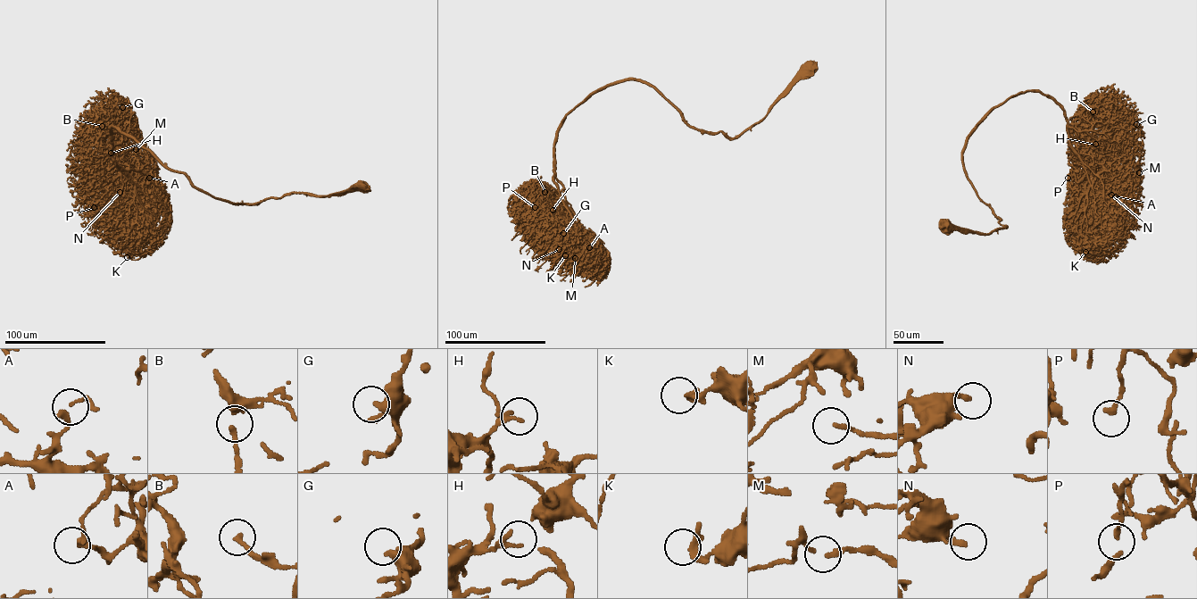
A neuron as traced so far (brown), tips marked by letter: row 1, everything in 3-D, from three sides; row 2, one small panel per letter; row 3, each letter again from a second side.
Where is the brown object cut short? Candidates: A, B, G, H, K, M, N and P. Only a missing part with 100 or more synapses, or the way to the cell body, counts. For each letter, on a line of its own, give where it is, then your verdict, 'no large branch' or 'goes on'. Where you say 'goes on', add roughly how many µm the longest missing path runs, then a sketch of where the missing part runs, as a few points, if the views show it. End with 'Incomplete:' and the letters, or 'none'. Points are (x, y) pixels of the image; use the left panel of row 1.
A: place (149, 178); no large branch
B: place (102, 126); no large branch
G: place (122, 107); no large branch
H: place (111, 153); no large branch
K: place (127, 257); no large branch
M: place (136, 149); no large branch
N: place (120, 192); no large branch
P: place (94, 207); no large branch
Incomplete: none

